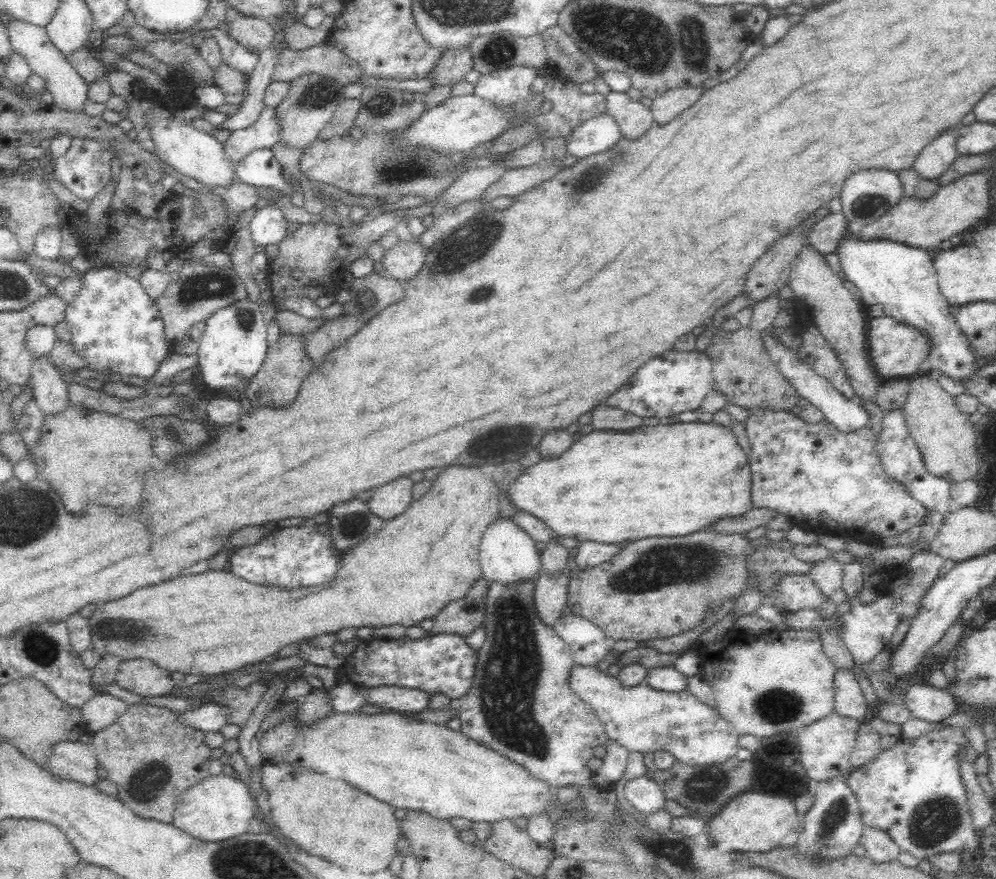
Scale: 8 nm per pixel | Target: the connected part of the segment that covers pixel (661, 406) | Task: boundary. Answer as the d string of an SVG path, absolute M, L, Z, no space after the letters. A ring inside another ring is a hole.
M668 349L660 356L652 357L643 364L628 384L614 392L606 406L616 406L636 416L674 416L688 410L701 408L702 401L712 388L712 361L705 353L693 351L677 351Z

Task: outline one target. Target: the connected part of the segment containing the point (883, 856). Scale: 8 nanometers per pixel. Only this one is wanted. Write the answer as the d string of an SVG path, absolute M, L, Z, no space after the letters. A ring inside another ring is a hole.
M863 825L863 833L859 844L862 845L874 862L888 862L897 858L899 846L896 841L881 828Z

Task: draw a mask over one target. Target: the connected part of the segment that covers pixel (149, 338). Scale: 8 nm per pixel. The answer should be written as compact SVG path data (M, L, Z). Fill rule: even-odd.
M110 268L90 269L83 275L83 285L74 299L65 308L65 321L72 334L72 350L84 359L84 367L96 374L120 374L151 378L159 369L160 363L174 353L176 340L168 340L163 316L156 301L144 290L139 279L134 280L125 273Z

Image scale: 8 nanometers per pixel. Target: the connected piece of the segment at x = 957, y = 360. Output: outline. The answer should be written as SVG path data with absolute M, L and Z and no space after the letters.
M856 229L851 230L848 240L840 241L836 250L841 269L847 280L855 284L862 303L884 304L884 315L920 330L929 339L930 352L926 359L930 370L935 375L943 374L966 384L978 377L974 374L978 370L976 359L980 356L962 333L955 316L950 314L950 304L940 292L934 269L934 252L936 250L890 240L859 240Z

